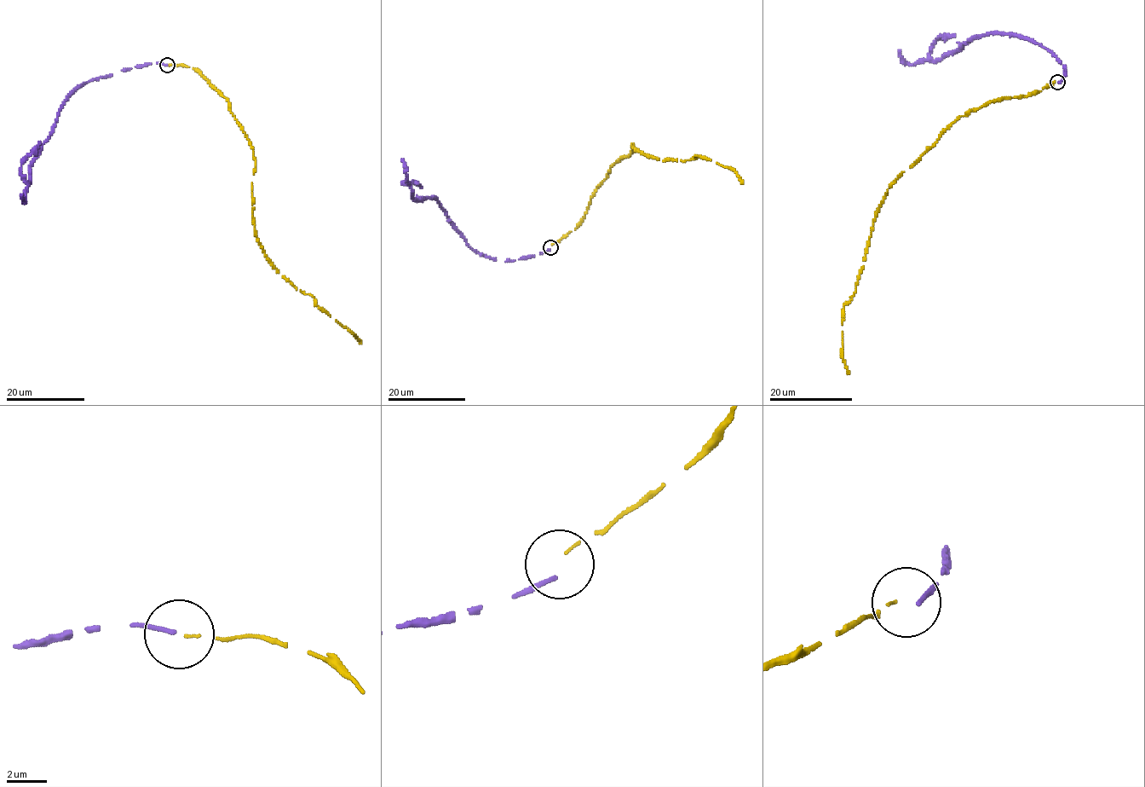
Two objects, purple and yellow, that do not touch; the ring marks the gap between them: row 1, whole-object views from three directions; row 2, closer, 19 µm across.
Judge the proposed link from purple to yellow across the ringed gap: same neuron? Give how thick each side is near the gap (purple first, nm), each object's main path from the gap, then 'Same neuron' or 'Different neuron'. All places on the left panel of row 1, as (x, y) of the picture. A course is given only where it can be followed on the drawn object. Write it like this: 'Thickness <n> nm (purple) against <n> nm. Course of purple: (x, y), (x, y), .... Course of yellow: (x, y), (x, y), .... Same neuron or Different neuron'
Thickness 240 nm (purple) against 110 nm. Course of purple: (166, 65), (152, 63), (122, 70), (83, 83), (73, 91), (31, 165), (26, 181), (20, 165), (40, 142). Course of yellow: (169, 65), (184, 65), (203, 76), (227, 100), (251, 145), (254, 232), (266, 257), (360, 342). Different neuron

